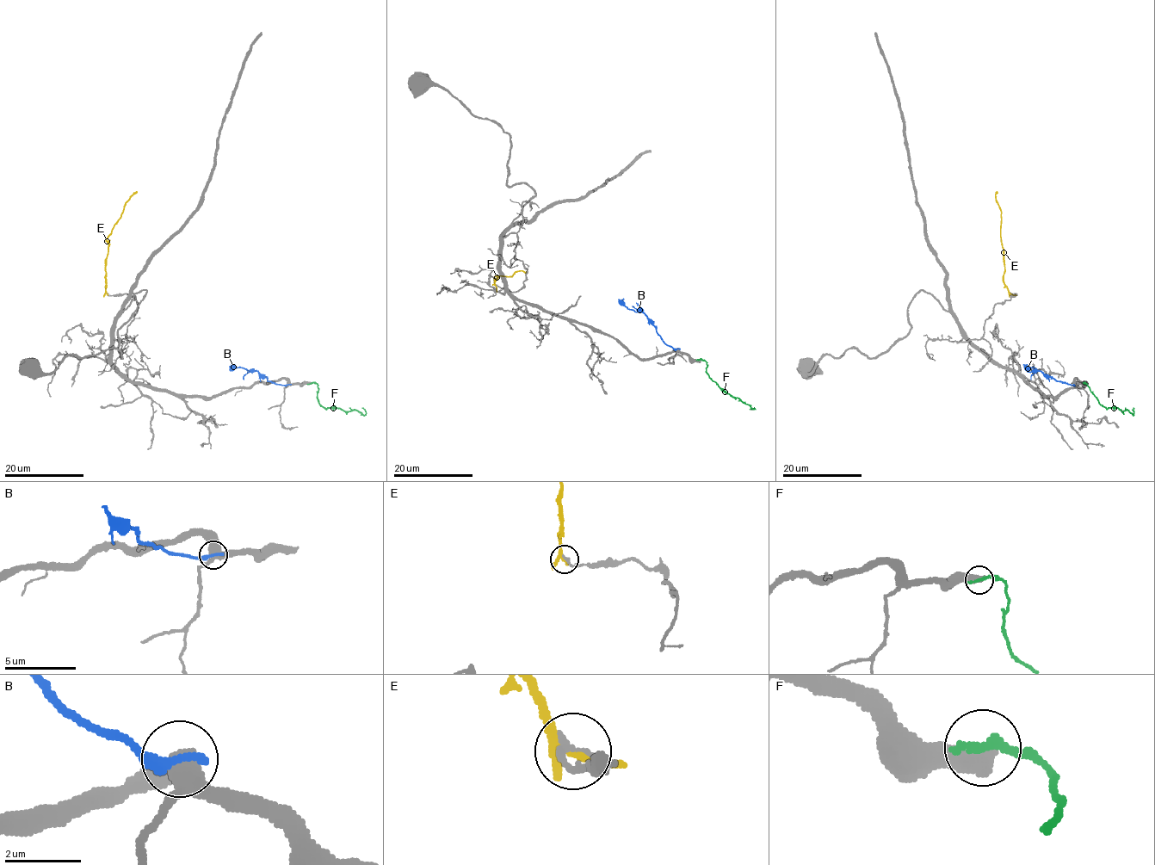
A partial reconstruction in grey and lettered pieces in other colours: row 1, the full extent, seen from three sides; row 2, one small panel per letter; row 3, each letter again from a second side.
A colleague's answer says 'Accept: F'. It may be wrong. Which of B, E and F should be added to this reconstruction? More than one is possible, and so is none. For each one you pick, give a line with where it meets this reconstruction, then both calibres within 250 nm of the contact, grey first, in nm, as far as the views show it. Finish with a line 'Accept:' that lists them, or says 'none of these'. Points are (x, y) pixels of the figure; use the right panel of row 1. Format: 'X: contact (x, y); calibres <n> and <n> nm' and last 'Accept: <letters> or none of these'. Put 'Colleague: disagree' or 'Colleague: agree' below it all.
Accept: none of these
Colleague: disagree

